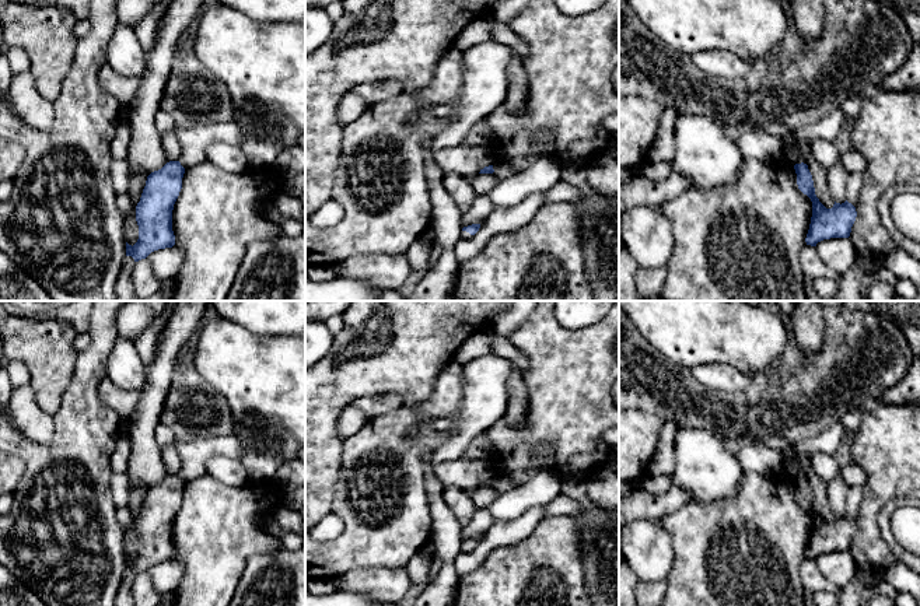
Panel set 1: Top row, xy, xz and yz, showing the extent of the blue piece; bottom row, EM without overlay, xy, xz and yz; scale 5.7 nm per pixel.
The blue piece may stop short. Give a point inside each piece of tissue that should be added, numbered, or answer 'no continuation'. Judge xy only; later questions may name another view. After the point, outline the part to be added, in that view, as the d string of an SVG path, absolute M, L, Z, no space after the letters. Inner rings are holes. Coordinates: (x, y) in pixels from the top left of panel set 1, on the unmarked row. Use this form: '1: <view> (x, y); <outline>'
no continuation

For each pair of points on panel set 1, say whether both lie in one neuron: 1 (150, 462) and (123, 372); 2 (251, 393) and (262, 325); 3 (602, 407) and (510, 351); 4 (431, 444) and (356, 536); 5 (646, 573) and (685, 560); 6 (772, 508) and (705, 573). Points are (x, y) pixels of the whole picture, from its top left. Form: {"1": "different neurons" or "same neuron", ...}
{"1": "different neurons", "2": "different neurons", "3": "different neurons", "4": "same neuron", "5": "different neurons", "6": "same neuron"}

